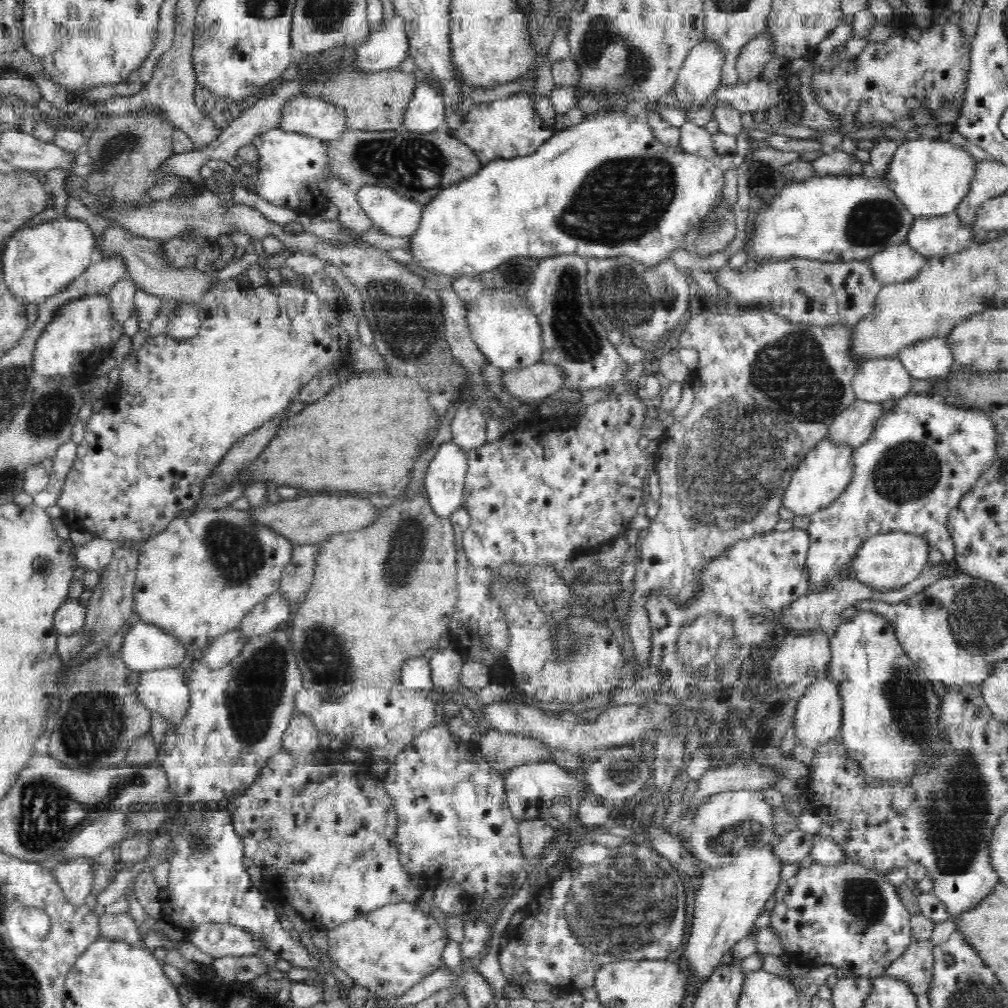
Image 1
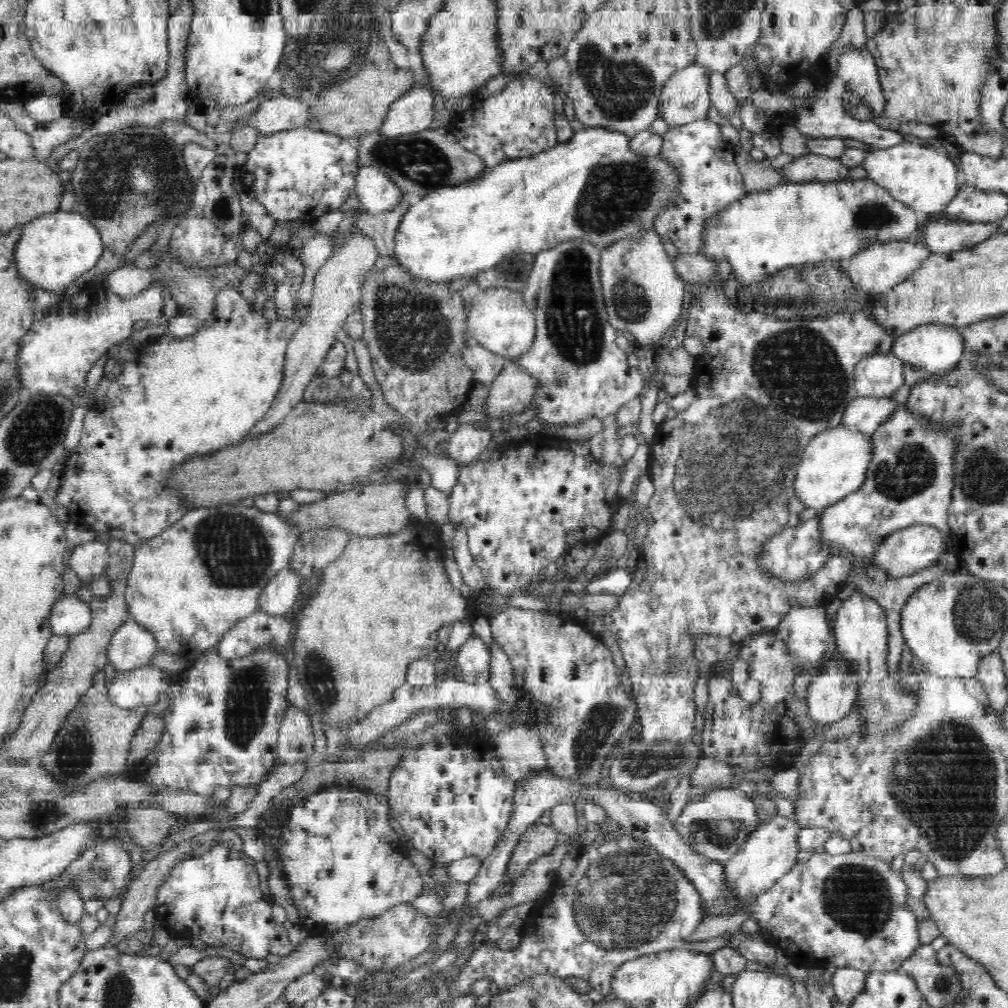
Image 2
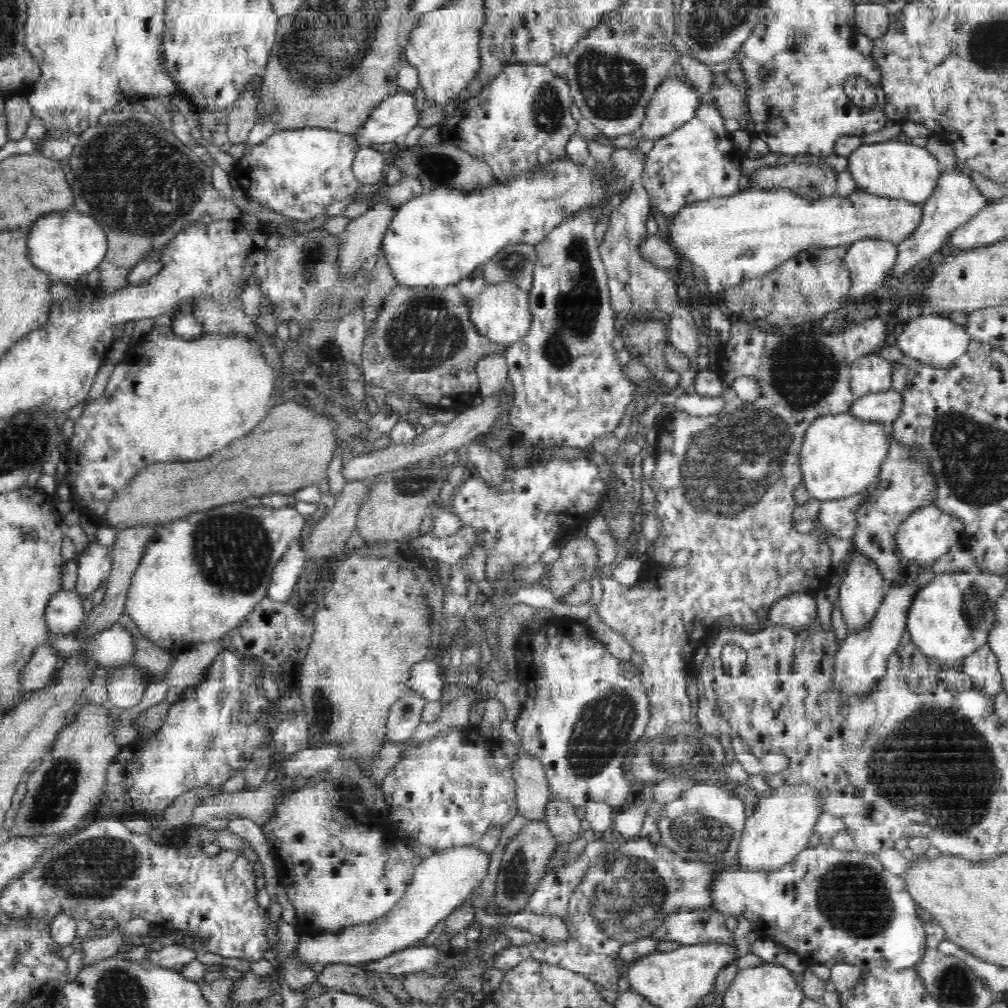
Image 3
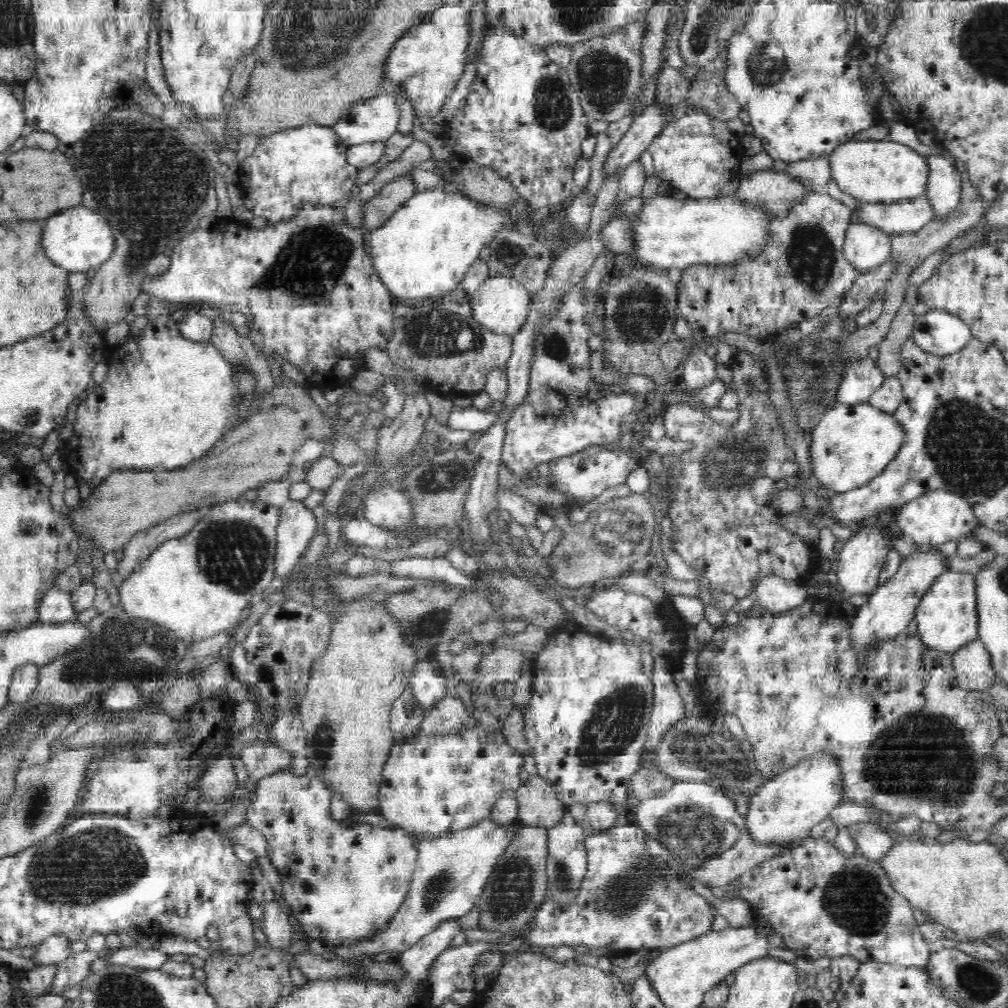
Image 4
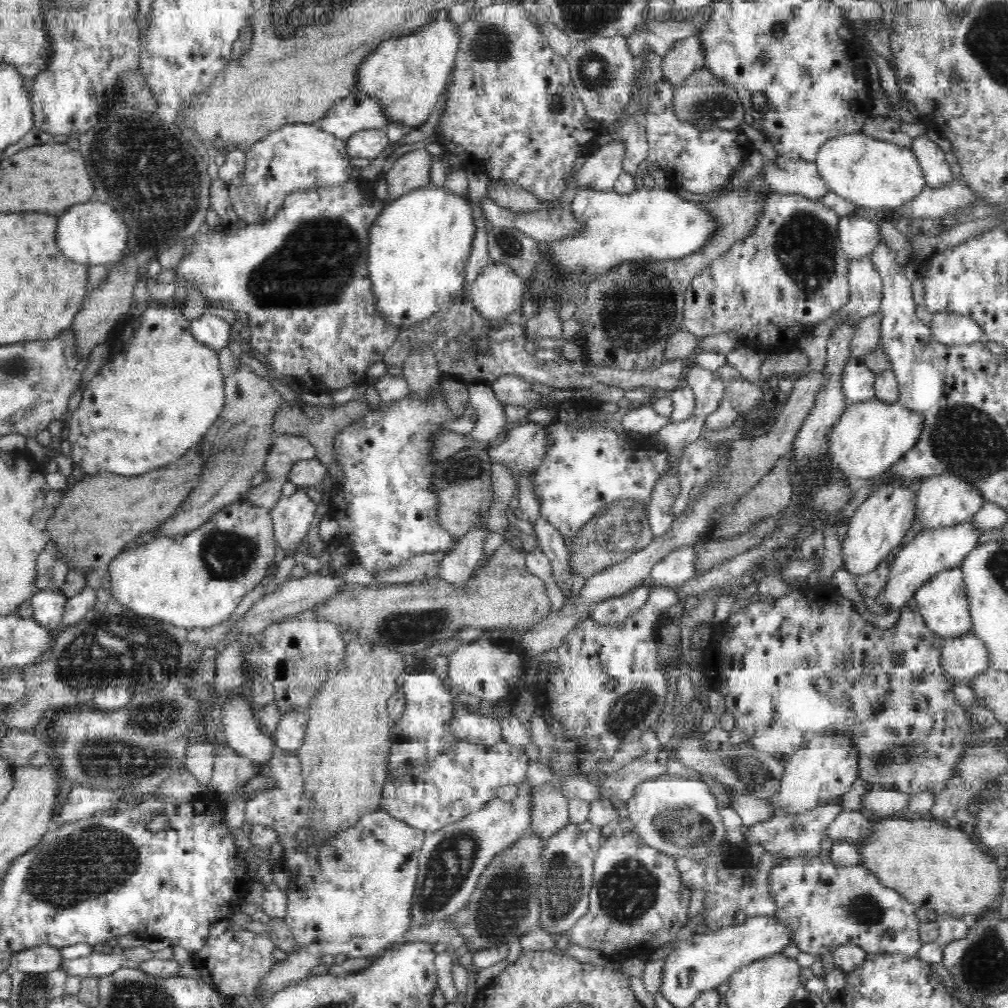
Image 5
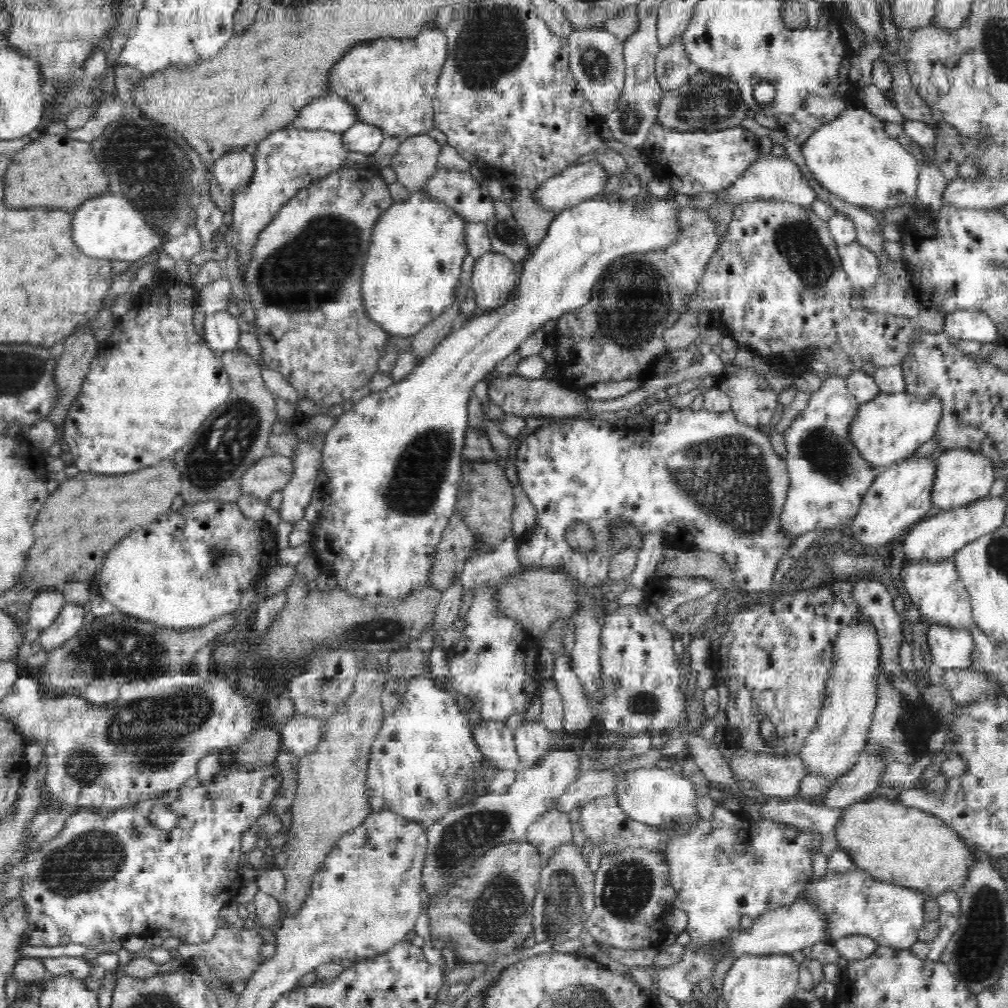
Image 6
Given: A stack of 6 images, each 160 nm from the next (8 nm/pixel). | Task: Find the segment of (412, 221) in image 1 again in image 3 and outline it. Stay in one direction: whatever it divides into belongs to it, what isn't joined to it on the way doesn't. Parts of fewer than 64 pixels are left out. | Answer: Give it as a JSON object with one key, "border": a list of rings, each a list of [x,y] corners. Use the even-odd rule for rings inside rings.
{"border":[[[360,146],[354,154],[351,167],[362,185],[376,184],[386,171],[384,156],[377,146]]]}

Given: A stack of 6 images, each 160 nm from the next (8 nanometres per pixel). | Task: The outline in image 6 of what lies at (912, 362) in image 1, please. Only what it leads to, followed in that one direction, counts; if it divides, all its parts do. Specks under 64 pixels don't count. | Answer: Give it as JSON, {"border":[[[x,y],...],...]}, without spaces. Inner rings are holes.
{"border":[[[964,309],[947,313],[944,317],[944,331],[954,338],[976,340],[981,343],[998,340],[998,325],[988,312],[976,309]]]}

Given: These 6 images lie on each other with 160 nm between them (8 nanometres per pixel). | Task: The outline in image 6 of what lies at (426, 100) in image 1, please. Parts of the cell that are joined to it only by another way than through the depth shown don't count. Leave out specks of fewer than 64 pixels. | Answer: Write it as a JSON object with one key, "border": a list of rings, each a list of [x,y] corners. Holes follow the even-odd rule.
{"border":[[[331,94],[314,98],[310,104],[304,104],[298,108],[294,120],[290,120],[284,126],[290,130],[326,129],[341,133],[350,128],[355,121],[354,111],[346,106],[342,97]]]}

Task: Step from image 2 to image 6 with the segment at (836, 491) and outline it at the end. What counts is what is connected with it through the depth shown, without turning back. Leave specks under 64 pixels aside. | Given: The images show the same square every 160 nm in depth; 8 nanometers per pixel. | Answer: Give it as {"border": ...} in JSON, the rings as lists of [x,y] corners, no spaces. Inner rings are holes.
{"border":[[[881,393],[874,400],[861,405],[858,418],[853,424],[854,445],[862,457],[878,469],[896,460],[913,456],[924,443],[936,436],[944,418],[941,394],[916,396],[912,393]]]}

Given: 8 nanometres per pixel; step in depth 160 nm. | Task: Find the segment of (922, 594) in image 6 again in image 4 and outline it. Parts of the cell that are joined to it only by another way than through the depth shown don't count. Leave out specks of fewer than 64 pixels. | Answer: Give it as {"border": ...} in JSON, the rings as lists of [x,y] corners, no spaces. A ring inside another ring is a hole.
{"border":[[[943,572],[926,591],[915,610],[917,632],[930,648],[954,653],[955,649],[978,639],[975,611],[974,575],[968,572]]]}

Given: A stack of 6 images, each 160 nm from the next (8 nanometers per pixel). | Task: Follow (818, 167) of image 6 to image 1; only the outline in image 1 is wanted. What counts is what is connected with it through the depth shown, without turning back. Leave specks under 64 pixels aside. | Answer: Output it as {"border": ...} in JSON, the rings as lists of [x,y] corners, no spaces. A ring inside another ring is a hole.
{"border":[[[920,138],[901,143],[880,178],[916,219],[943,216],[955,210],[966,196],[974,166],[966,150],[952,143]]]}

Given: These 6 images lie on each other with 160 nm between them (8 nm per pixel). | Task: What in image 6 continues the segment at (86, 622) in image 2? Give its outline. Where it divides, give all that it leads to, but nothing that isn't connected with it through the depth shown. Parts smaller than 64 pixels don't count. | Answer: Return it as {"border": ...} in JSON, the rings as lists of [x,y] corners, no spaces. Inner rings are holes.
{"border":[[[48,590],[38,593],[32,598],[29,609],[29,628],[45,629],[54,624],[60,611],[64,608],[67,600],[64,598],[62,591]]]}

